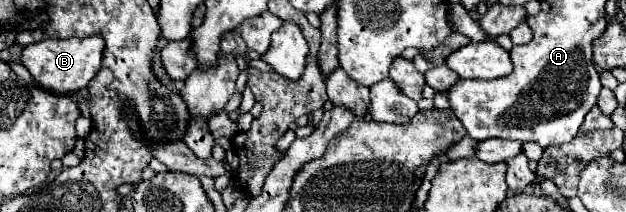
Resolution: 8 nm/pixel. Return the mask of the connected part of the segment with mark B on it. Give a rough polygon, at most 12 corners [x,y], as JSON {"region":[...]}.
{"region":[[102,36],[24,46],[34,82],[60,94],[88,86]]}

